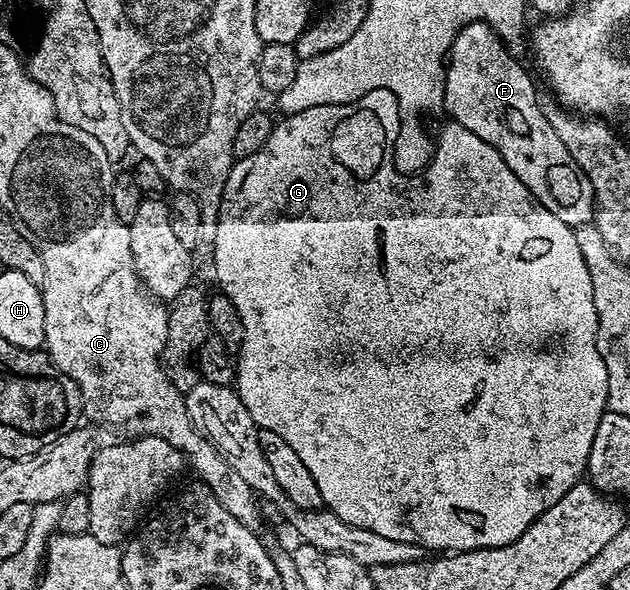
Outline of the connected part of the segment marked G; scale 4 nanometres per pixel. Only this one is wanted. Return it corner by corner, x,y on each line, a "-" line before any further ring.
315,105
315,106
314,106
314,107
306,107
306,111
298,111
298,112
297,112
297,113
289,113
289,114
287,114
287,115
284,115
284,116
281,116
281,118
282,118
282,119
281,119
281,121
279,121
279,120
277,120
277,121
276,121
276,122
275,122
275,124
273,124
273,126
272,126
272,130
271,130
271,131
270,131
270,135
269,135
269,136
268,136
268,138
267,138
267,139
266,139
266,143
262,143
262,147
261,147
261,148
260,148
260,149
259,149
259,150
258,150
258,151
254,151
254,155
250,155
250,156
249,156
249,157
242,157
242,158
239,158
239,160
237,160
237,161
236,161
236,162
235,162
235,164
233,164
233,167
232,167
232,170
230,170
230,171
229,171
229,173
228,173
228,178
227,178
227,179
226,179
226,183
225,183
225,184
224,184
224,197
223,197
223,199
221,199
221,201
220,201
220,216
219,216
219,217
217,217
217,218
216,218
216,238
215,238
215,239
214,239
214,277
217,277
217,279
218,279
218,280
220,280
220,285
219,285
219,288
220,288
220,289
221,289
221,290
222,290
222,292
224,292
224,293
225,293
225,294
226,294
226,296
228,296
228,297
229,297
229,299
231,299
231,300
232,300
232,302
233,302
233,303
234,303
234,307
238,307
238,315
239,315
239,316
240,316
240,318
241,318
241,319
242,319
242,331
243,331
243,332
244,332
244,342
243,342
243,343
242,343
242,347
241,347
241,348
240,348
240,352
239,352
239,354
238,354
238,360
237,360
237,361
236,361
236,379
235,379
235,382
234,382
234,388
235,388
235,391
236,391
236,393
237,393
237,395
239,395
239,396
240,396
240,398
241,398
241,399
242,399
242,403
246,403
246,411
250,411
250,419
254,419
254,423
255,423
255,424
256,424
256,427
257,427
257,429
259,429
259,430
262,430
262,429
269,429
269,430
270,430
270,431
274,431
274,435
279,435
279,437
281,437
281,439
286,439
286,443
290,443
290,447
294,447
294,452
296,452
296,454
297,454
297,455
298,455
298,459
302,459
302,463
306,463
306,471
310,471
310,475
314,475
314,483
318,483
318,491
319,491
319,492
320,492
320,494
321,494
321,495
322,495
322,499
323,499
323,500
324,500
324,505
325,505
325,506
327,506
327,508
330,508
330,509
333,509
333,511
334,511
334,512
335,512
335,513
336,513
336,514
338,514
338,515
339,515
339,516
340,516
340,517
341,517
341,518
342,518
342,519
346,519
346,523
350,523
350,524
351,524
351,525
353,525
353,526
354,526
354,527
366,527
366,531
375,531
375,533
377,533
377,534
378,534
378,535
383,535
383,536
385,536
385,537
388,537
388,538
389,538
389,539
398,539
398,540
399,540
399,541
405,541
405,542
406,542
406,543
414,543
414,544
416,544
416,545
420,545
420,546
422,546
422,547
423,547
423,548
424,548
424,549
425,549
425,551
463,551
463,550
465,550
465,549
493,549
493,548
494,548
494,547
502,547
502,546
503,546
503,545
506,545
506,544
508,544
508,542
509,542
509,541
516,541
516,540
518,540
518,538
519,538
519,537
521,537
521,536
522,536
522,535
523,535
523,534
524,534
524,533
525,533
525,532
526,532
526,530
527,530
527,529
528,529
528,528
530,528
530,526
531,526
531,525
532,525
532,524
533,524
533,523
534,523
534,519
538,519
538,518
539,518
539,517
540,517
540,516
542,516
542,515
543,515
543,514
544,514
544,512
546,512
546,511
547,511
547,510
548,510
548,509
549,509
549,508
550,508
550,507
554,507
554,503
558,503
558,499
562,499
562,495
566,495
566,491
570,491
570,487
574,487
574,486
575,486
575,485
576,485
576,483
577,483
577,481
579,481
579,480
581,480
581,478
583,478
583,477
584,477
584,476
585,476
585,473
586,473
586,470
587,470
587,468
588,468
588,456
589,456
589,455
590,455
590,443
594,443
594,431
598,431
598,423
599,423
599,422
600,422
600,420
601,420
601,419
602,419
602,415
603,415
603,414
604,414
604,412
606,412
606,410
607,410
607,407
608,407
608,376
607,376
607,375
606,375
606,363
605,363
605,362
604,362
604,360
603,360
603,359
602,359
602,355
601,355
601,354
600,354
600,352
599,352
599,351
598,351
598,347
597,347
597,346
596,346
596,332
597,332
597,331
598,331
598,311
594,311
594,286
592,286
592,284
590,284
590,271
586,271
586,259
582,259
582,251
578,251
578,239
577,239
577,238
576,238
576,231
575,231
575,228
573,228
573,226
571,226
571,225
567,225
567,224
566,224
566,223
562,223
562,219
558,219
558,215
553,215
553,214
552,214
552,212
551,212
551,211
546,211
546,207
542,207
542,203
538,203
538,202
537,202
537,201
536,201
536,197
535,197
535,196
534,196
534,195
533,195
533,194
532,194
532,193
531,193
531,192
530,192
530,191
529,191
529,189
528,189
528,188
526,188
526,187
525,187
525,186
524,186
524,184
523,184
523,183
522,183
522,179
518,179
518,175
514,175
514,171
510,171
510,167
506,167
506,163
505,163
505,162
504,162
504,160
503,160
503,159
502,159
502,155
498,155
498,151
497,151
497,150
496,150
496,149
495,149
495,148
494,148
494,147
490,147
490,143
486,143
486,139
478,139
478,135
474,135
474,131
466,131
466,127
462,127
462,126
461,126
461,125
460,125
460,124
458,124
458,123
457,123
457,121
454,121
454,120
449,120
449,121
448,121
448,122
447,122
447,124
448,124
448,125
444,125
444,126
442,126
442,127
441,127
441,129
440,129
440,134
438,134
438,135
437,135
437,137
436,137
436,134
435,134
435,137
434,137
434,152
433,152
433,154
432,154
432,161
431,161
431,162
429,162
429,164
428,164
428,165
427,165
427,166
425,166
425,169
424,169
424,172
421,172
421,173
420,173
420,174
419,174
419,176
420,176
420,178
422,178
422,185
384,185
384,183
382,183
382,185
352,185
352,179
350,179
350,183
348,183
348,185
344,185
344,177
342,177
342,179
340,179
340,181
338,181
338,183
336,183
336,177
328,177
328,169
326,169
326,167
328,167
328,157
326,157
326,153
324,153
324,147
322,147
322,141
320,141
320,129
318,129
318,105

